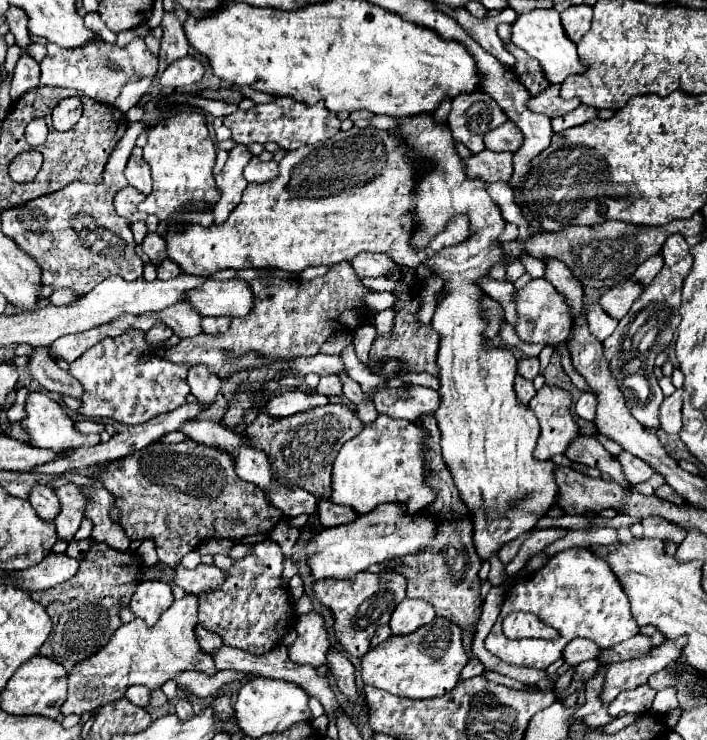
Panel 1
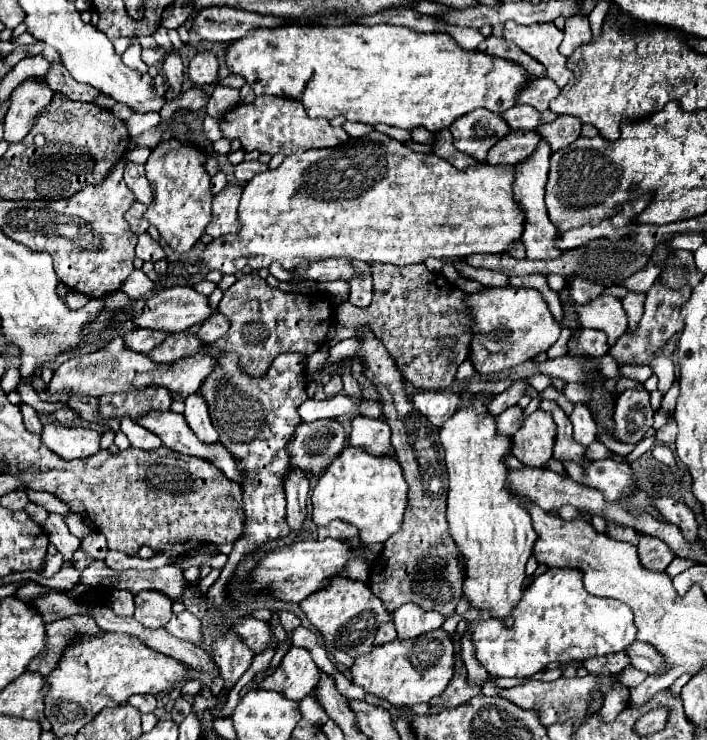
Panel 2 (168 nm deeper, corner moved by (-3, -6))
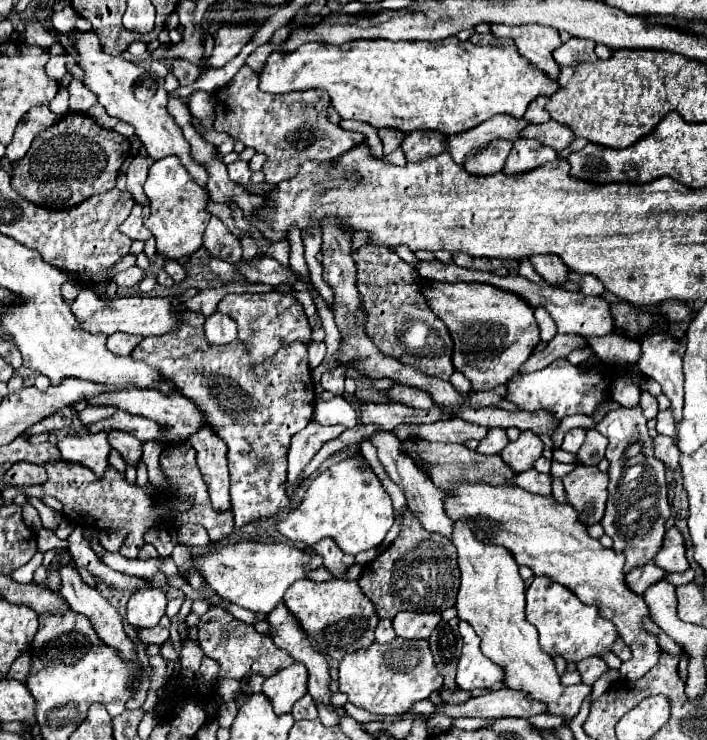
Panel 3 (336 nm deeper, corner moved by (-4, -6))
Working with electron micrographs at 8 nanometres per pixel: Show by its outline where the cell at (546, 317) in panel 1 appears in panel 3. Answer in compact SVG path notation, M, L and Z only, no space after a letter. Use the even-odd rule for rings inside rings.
M426 281L424 295L428 295L432 311L452 331L454 367L472 381L474 391L490 391L508 383L540 343L540 327L532 307L512 291L500 291L486 283Z

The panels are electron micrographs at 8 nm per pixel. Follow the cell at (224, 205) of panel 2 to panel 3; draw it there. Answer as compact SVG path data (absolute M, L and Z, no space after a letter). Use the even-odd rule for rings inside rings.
M212 217L206 231L204 231L204 245L210 255L216 255L220 259L226 259L230 263L242 261L242 247L240 239L232 235L218 217Z

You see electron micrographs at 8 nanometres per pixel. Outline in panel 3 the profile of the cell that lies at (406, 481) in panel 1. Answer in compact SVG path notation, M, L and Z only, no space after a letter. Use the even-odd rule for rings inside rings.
M346 457L312 481L300 507L278 523L278 531L292 541L304 541L306 545L314 545L324 537L332 537L344 553L356 555L360 551L378 547L392 525L392 499L378 475L372 471L372 467L364 471L356 459Z

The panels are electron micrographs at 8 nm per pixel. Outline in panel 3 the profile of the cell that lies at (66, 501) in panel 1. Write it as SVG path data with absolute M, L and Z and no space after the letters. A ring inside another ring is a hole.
M37 552L36 555L24 566L10 574L11 579L18 583L29 583L33 579L34 571L43 563L44 553Z

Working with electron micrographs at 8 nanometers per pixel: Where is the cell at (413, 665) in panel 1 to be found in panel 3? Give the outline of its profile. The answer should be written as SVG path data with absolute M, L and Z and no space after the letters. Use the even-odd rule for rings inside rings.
M402 639L392 643L372 643L366 649L358 649L346 655L340 663L340 691L348 695L348 701L378 715L406 713L416 701L428 699L442 687L440 673L436 671L432 651L426 639Z

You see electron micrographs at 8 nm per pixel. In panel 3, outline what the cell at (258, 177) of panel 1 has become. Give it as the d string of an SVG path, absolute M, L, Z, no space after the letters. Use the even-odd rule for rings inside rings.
M238 159L234 163L228 165L228 173L230 173L230 179L238 185L248 185L250 183L250 177L252 177L252 169L248 167L246 161Z

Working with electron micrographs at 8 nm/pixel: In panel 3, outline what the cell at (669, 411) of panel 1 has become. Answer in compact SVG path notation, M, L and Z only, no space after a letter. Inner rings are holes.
M658 435L658 437L654 439L654 453L656 453L656 457L658 457L662 463L666 463L666 467L670 467L672 471L678 467L678 457L680 457L680 453L678 453L678 445L676 445L676 441L674 441L672 437Z

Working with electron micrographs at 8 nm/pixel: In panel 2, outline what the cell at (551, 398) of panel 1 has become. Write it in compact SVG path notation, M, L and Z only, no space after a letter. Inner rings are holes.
M537 409L525 419L511 441L513 457L517 457L527 467L543 467L551 459L555 443L555 423L551 413Z

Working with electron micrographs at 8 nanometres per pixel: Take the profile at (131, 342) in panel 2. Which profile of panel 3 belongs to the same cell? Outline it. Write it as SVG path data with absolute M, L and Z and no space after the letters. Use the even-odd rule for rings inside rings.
M116 333L108 337L108 349L114 355L130 355L136 349L136 343L140 343L142 337L138 335L124 335L124 333Z

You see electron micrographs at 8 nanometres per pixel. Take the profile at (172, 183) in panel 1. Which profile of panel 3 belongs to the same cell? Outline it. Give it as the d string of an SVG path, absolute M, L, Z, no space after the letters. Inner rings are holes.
M168 155L150 165L148 179L144 183L144 193L150 199L152 211L144 225L156 237L158 253L168 259L180 259L198 251L202 247L202 233L212 217L206 209L210 195L208 189L200 187L192 177L186 175L186 167L176 155Z

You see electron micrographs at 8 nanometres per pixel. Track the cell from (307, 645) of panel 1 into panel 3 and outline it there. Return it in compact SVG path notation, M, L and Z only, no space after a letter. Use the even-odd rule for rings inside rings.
M292 663L286 669L280 669L276 675L270 675L264 685L262 693L272 701L276 715L288 713L292 705L308 693L308 669L302 663Z

